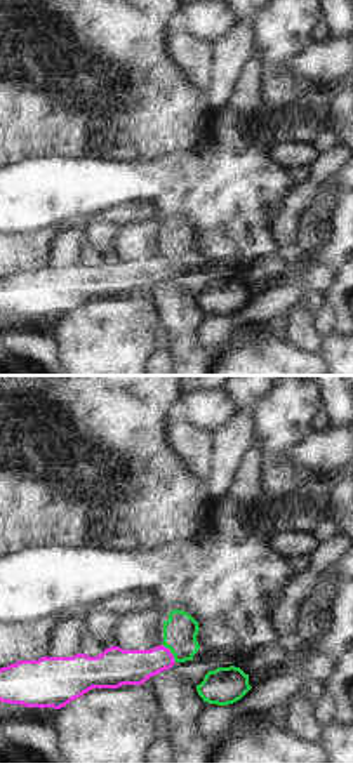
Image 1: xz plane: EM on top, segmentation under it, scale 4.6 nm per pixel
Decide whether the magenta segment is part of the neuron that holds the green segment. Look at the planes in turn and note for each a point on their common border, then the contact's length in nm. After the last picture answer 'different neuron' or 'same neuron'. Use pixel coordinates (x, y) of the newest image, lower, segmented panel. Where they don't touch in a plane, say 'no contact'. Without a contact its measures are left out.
(171, 652) | 110 nm

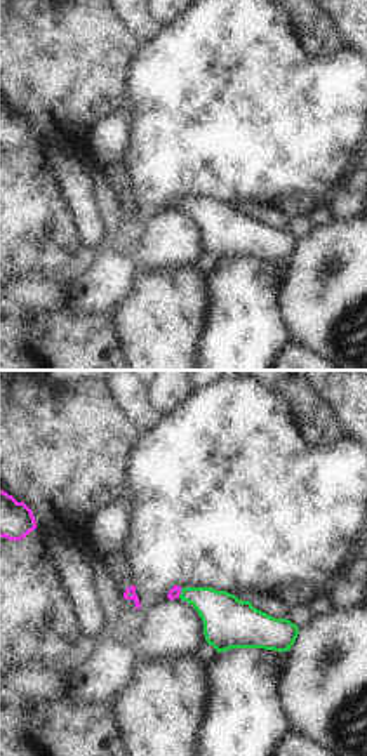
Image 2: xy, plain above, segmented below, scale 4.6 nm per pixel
(181, 593) | 50 nm

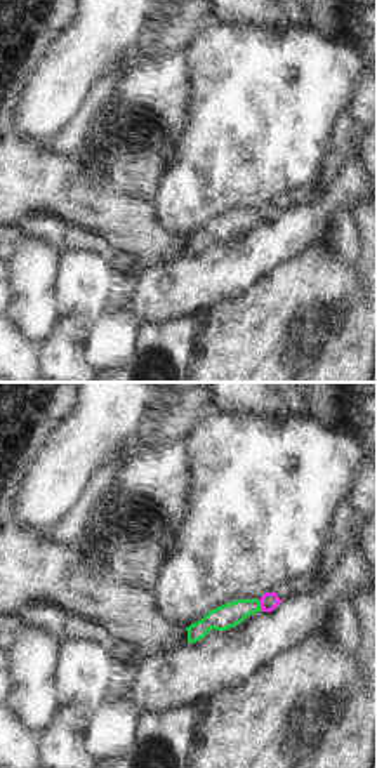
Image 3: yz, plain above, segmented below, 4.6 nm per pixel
(259, 605) | 50 nm

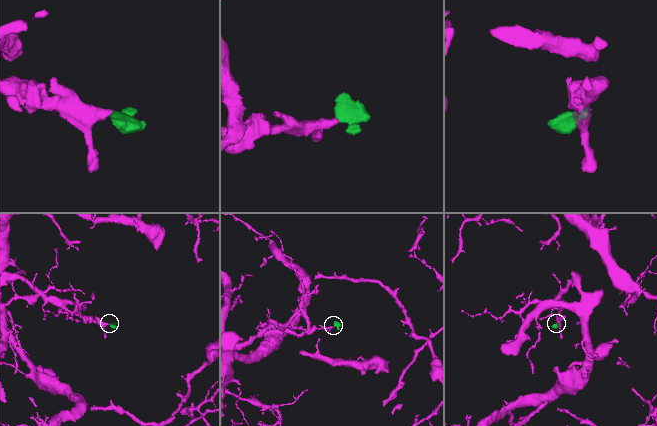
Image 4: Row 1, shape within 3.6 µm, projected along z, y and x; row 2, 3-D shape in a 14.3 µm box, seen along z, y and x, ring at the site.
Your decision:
same neuron

